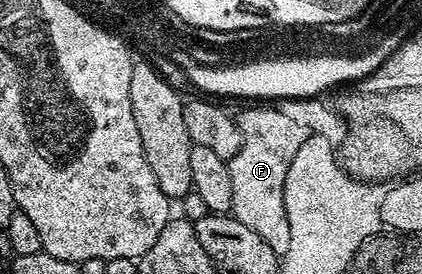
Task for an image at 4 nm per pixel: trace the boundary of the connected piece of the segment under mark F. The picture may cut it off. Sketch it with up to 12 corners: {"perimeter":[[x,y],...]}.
{"perimeter":[[262,105],[235,116],[230,214],[290,249],[286,173],[310,131]]}

